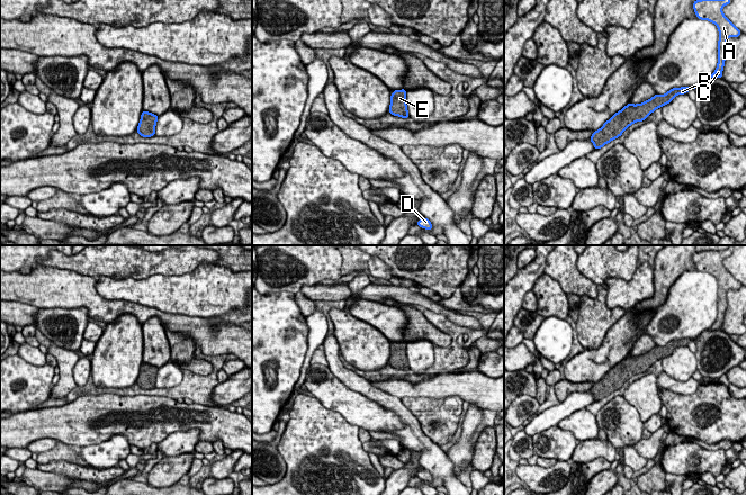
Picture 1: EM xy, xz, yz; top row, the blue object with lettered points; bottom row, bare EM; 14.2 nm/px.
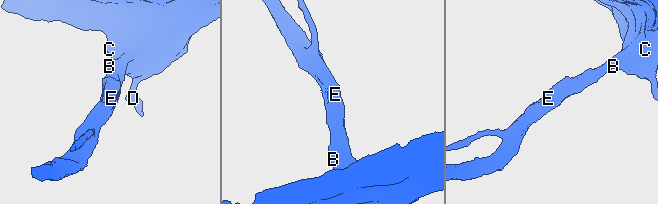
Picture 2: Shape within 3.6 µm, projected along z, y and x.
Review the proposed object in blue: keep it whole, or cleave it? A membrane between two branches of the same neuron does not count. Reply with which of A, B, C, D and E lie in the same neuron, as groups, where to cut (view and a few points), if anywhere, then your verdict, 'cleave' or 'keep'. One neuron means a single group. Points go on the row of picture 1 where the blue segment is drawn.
A B C D E | no cut | keep

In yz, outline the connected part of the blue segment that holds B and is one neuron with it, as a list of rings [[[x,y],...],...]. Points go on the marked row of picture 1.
[[[695,87],[673,88],[665,94],[656,93],[645,102],[637,105],[629,102],[606,120],[601,128],[593,132],[590,141],[593,143],[595,150],[603,147],[605,144],[621,136],[632,124],[645,120],[657,108],[669,104],[678,94],[687,93],[691,89],[695,89]]]

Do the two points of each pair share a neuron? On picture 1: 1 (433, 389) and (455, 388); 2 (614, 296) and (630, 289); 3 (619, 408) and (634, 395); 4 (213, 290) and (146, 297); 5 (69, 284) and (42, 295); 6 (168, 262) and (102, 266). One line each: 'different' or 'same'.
1: same
2: same
3: different
4: same
5: same
6: same

